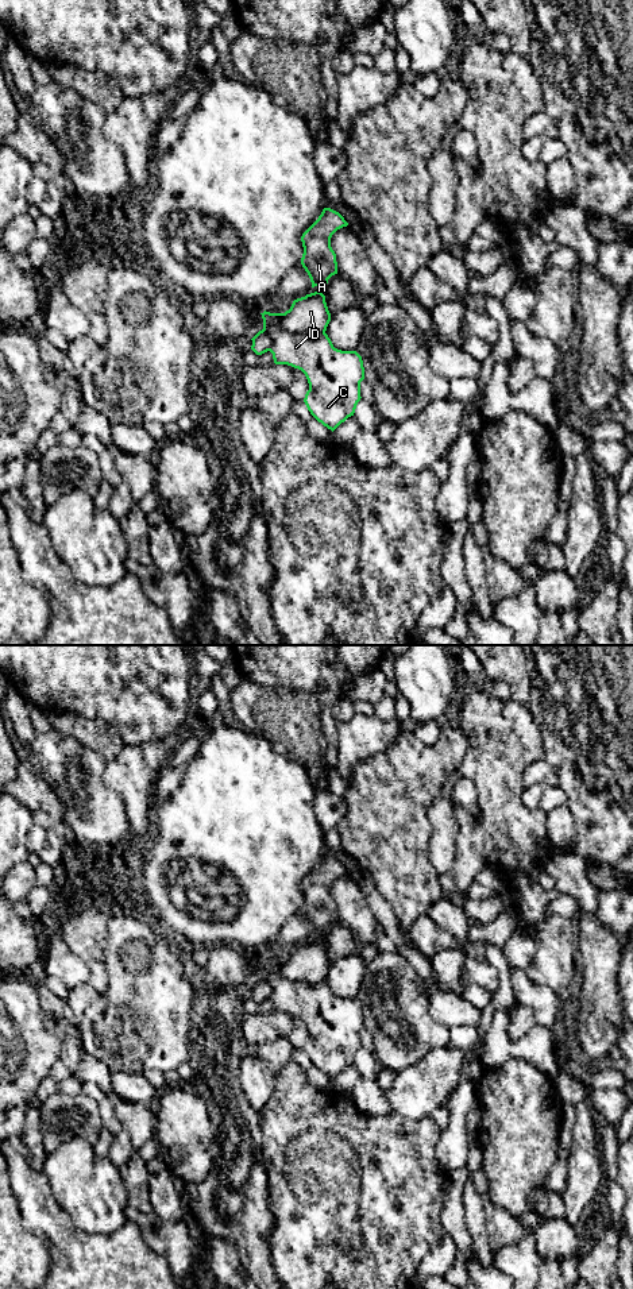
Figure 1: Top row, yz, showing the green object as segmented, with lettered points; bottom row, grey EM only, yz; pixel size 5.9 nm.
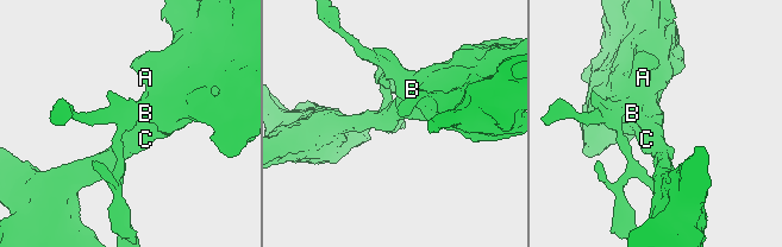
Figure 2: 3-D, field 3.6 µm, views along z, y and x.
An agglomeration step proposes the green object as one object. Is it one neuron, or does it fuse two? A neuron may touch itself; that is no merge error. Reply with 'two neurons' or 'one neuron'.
two neurons

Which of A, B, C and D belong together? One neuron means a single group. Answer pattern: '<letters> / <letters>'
A B C / D

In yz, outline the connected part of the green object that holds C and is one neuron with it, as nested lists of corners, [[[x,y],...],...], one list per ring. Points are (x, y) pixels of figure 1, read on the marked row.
[[[260,313],[271,337],[270,352],[275,364],[301,370],[309,383],[304,402],[310,414],[332,432],[354,416],[364,379],[362,356],[356,351],[333,347],[324,332],[316,337],[282,328],[281,313]]]

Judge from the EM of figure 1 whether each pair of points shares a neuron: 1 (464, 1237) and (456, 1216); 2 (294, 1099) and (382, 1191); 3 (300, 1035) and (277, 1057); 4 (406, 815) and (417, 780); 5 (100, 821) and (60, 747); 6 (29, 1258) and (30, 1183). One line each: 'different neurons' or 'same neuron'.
1: same neuron
2: same neuron
3: different neurons
4: same neuron
5: same neuron
6: different neurons

